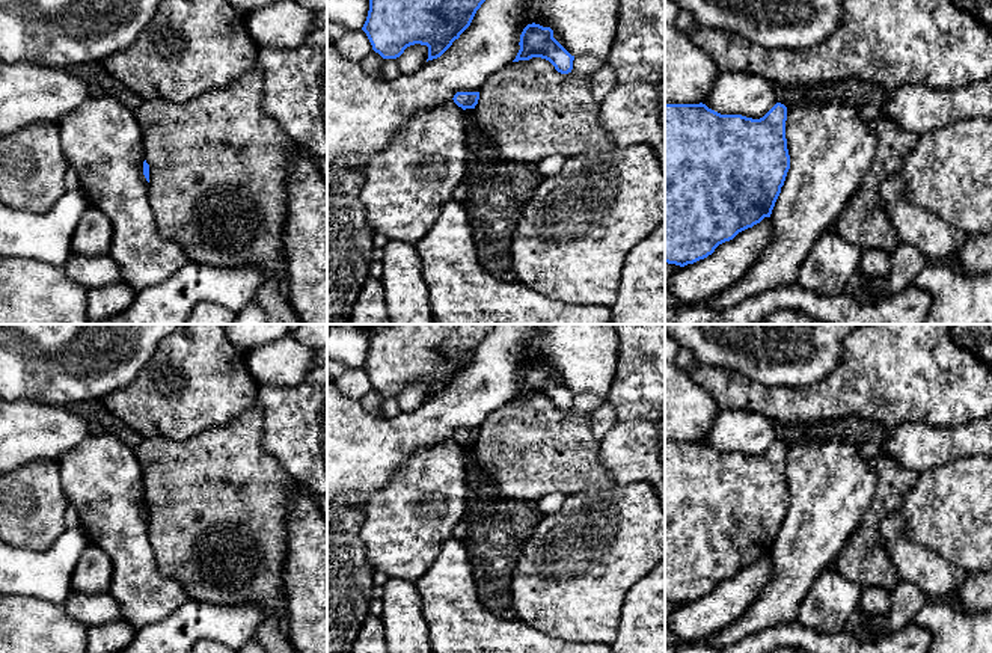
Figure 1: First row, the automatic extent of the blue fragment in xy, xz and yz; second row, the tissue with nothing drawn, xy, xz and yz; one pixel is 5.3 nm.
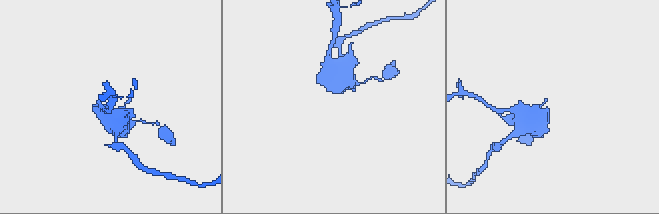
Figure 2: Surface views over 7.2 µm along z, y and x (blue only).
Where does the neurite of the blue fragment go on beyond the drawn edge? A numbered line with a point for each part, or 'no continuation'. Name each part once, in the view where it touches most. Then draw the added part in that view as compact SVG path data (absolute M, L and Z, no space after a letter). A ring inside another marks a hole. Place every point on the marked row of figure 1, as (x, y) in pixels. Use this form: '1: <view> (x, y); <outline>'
no continuation

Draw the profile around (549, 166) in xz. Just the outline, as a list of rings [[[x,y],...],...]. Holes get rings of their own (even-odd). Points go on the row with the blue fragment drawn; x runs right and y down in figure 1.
[[[550,154],[544,157],[537,166],[537,172],[541,178],[553,178],[556,176],[565,163],[565,157],[561,154]]]

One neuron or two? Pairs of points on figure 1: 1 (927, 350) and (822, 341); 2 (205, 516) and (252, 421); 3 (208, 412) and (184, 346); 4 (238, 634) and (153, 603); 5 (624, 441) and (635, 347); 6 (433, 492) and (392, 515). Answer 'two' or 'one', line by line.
1: two
2: one
3: one
4: two
5: one
6: one

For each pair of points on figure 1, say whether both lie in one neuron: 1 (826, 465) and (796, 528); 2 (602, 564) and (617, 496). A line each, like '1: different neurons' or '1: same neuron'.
1: same neuron
2: same neuron

